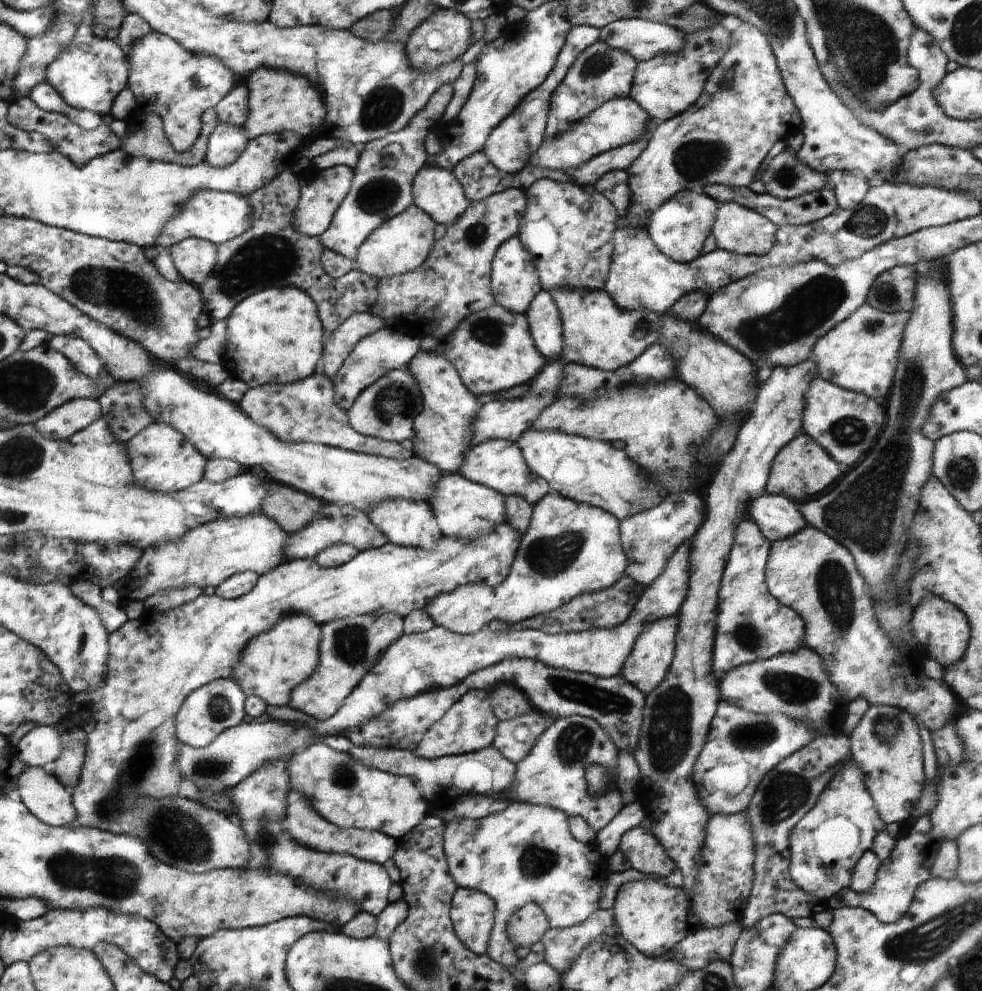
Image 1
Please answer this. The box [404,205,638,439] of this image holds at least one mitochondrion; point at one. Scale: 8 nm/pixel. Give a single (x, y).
(490, 332)

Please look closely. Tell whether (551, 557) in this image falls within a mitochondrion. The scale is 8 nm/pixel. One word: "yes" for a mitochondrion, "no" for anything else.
yes

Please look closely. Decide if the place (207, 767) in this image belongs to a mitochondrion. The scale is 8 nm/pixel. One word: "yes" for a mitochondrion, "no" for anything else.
yes

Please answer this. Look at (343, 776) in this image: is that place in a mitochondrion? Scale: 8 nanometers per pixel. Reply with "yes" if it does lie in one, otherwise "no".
yes

